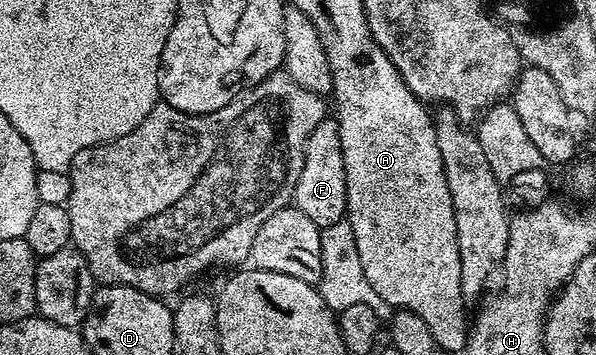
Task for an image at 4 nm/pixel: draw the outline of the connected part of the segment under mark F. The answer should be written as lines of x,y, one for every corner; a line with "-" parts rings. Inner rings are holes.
327,117
311,133
303,152
303,169
293,190
292,202
317,227
337,224
346,216
346,167
343,165
342,135
336,118

